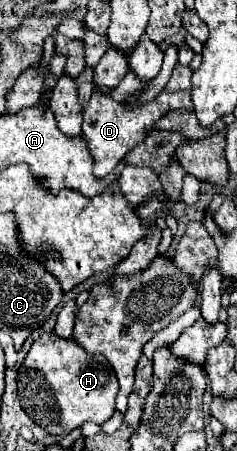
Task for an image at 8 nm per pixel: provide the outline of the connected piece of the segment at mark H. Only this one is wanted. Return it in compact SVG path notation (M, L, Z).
M42 333L18 369L18 397L36 425L52 435L66 435L84 421L102 425L114 413L118 379L104 355L86 353L76 341Z

